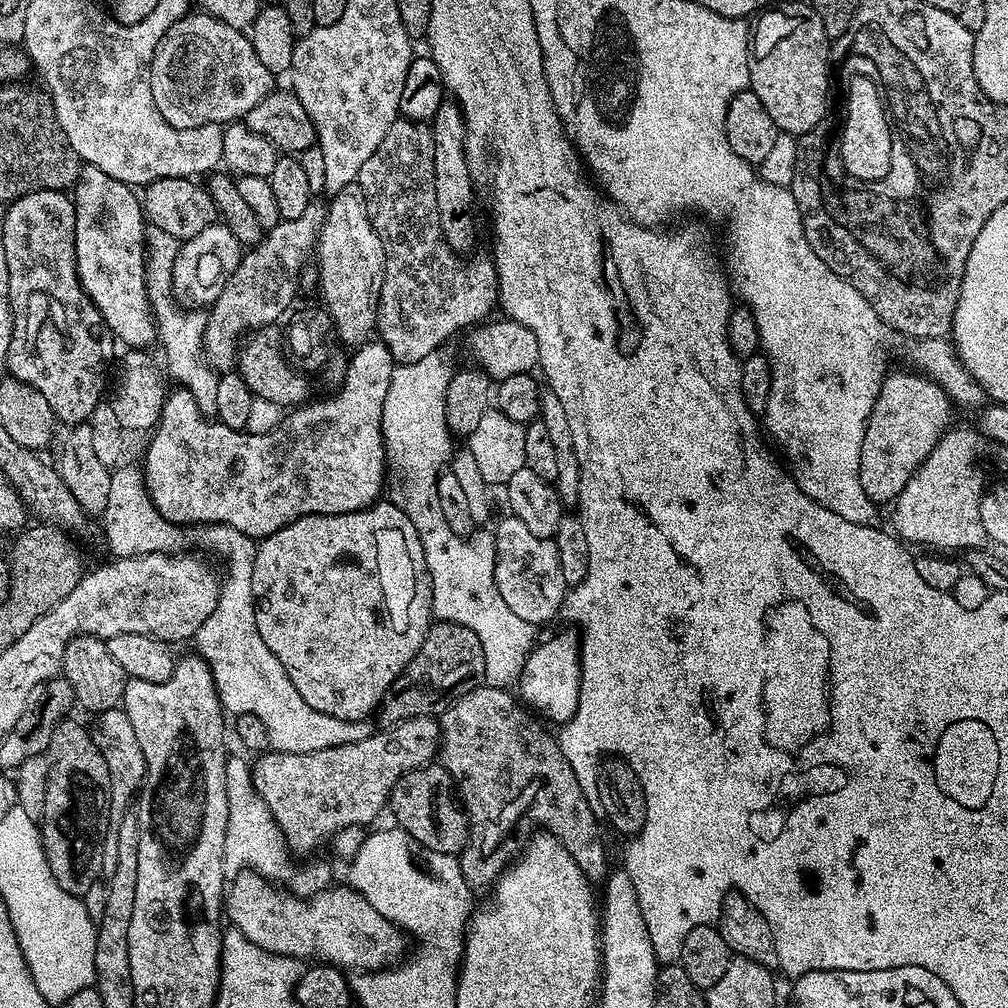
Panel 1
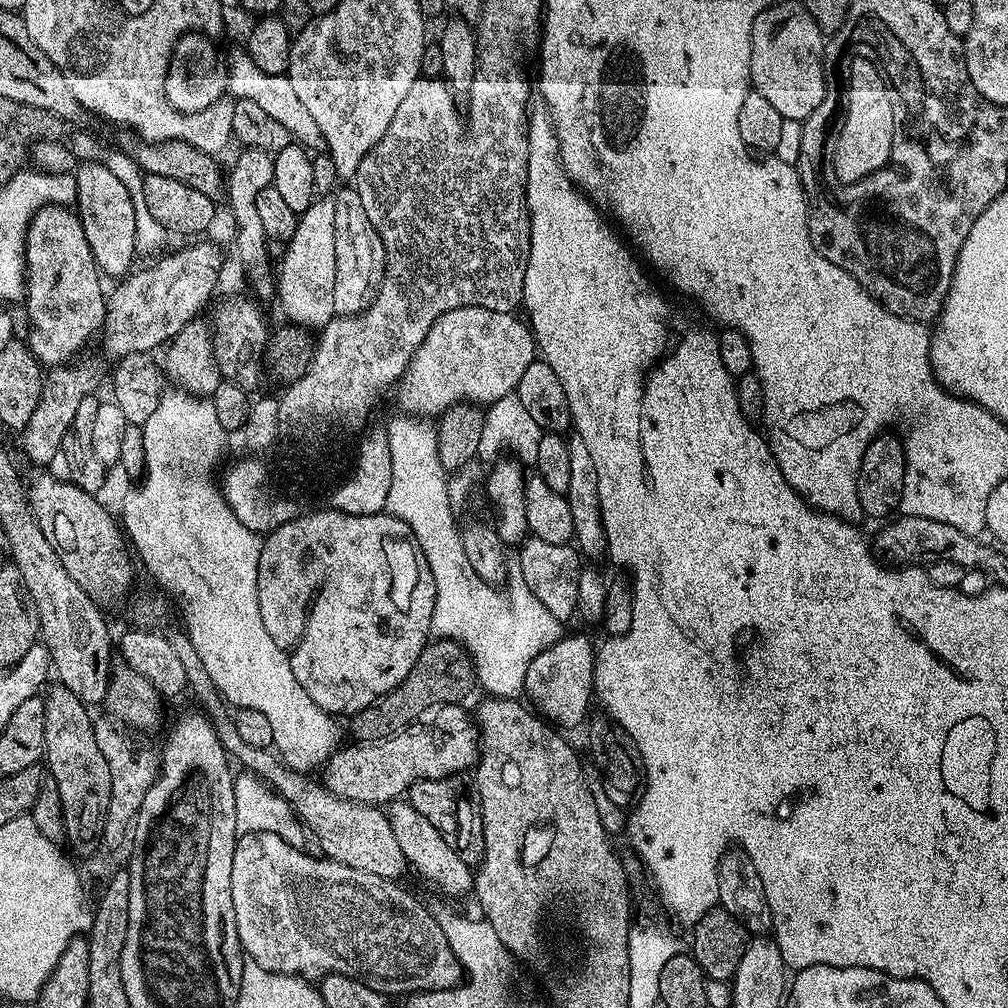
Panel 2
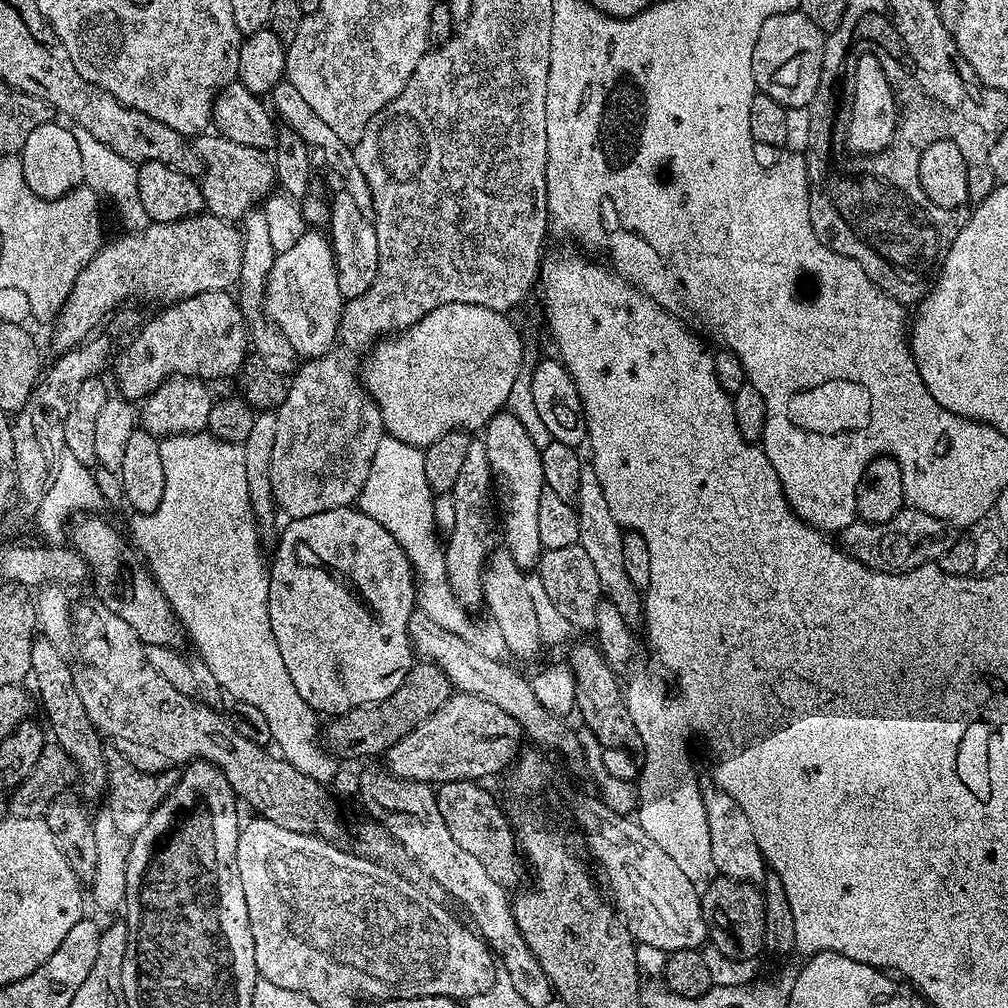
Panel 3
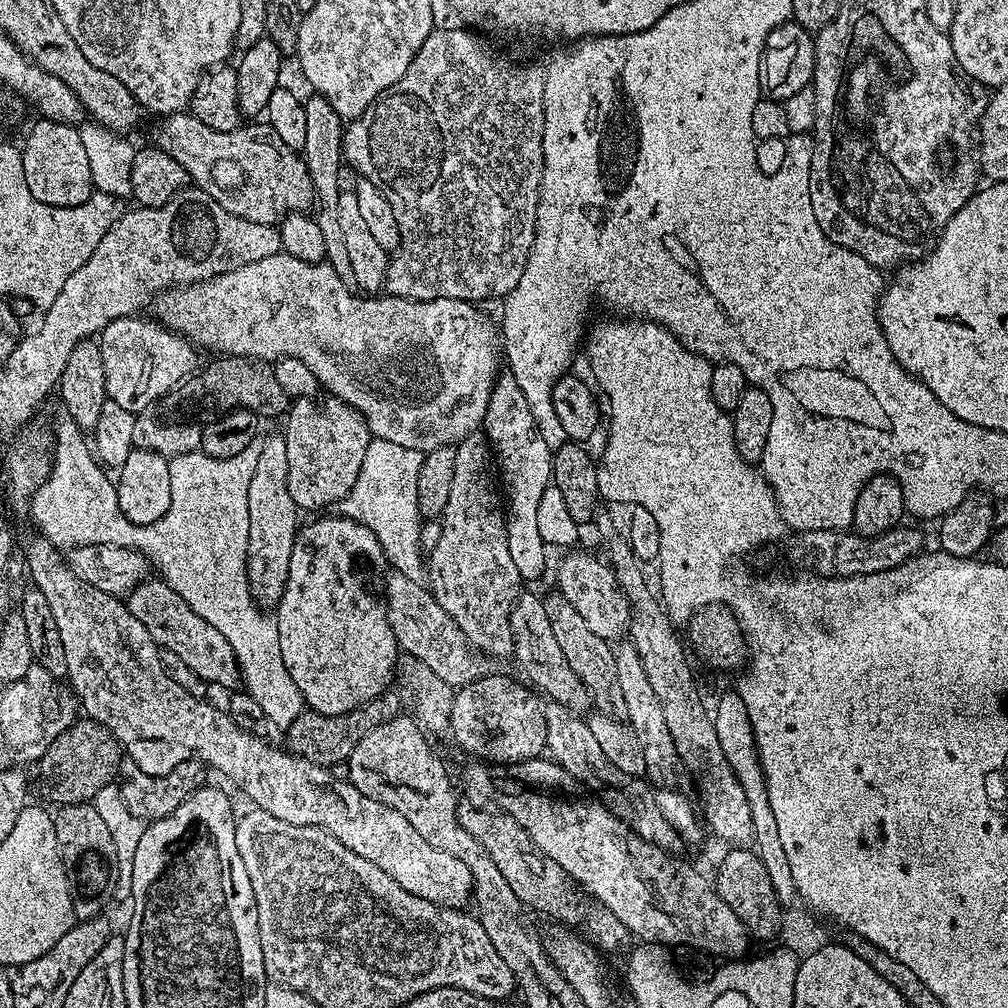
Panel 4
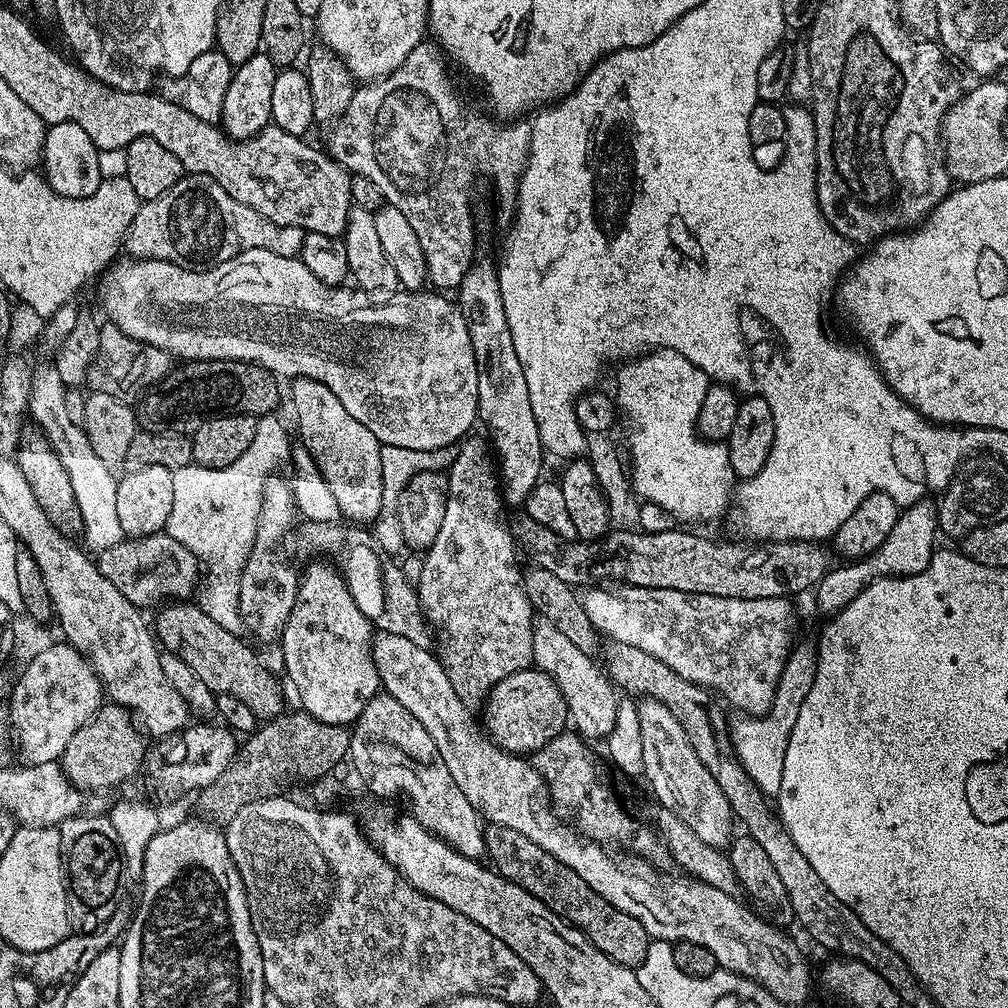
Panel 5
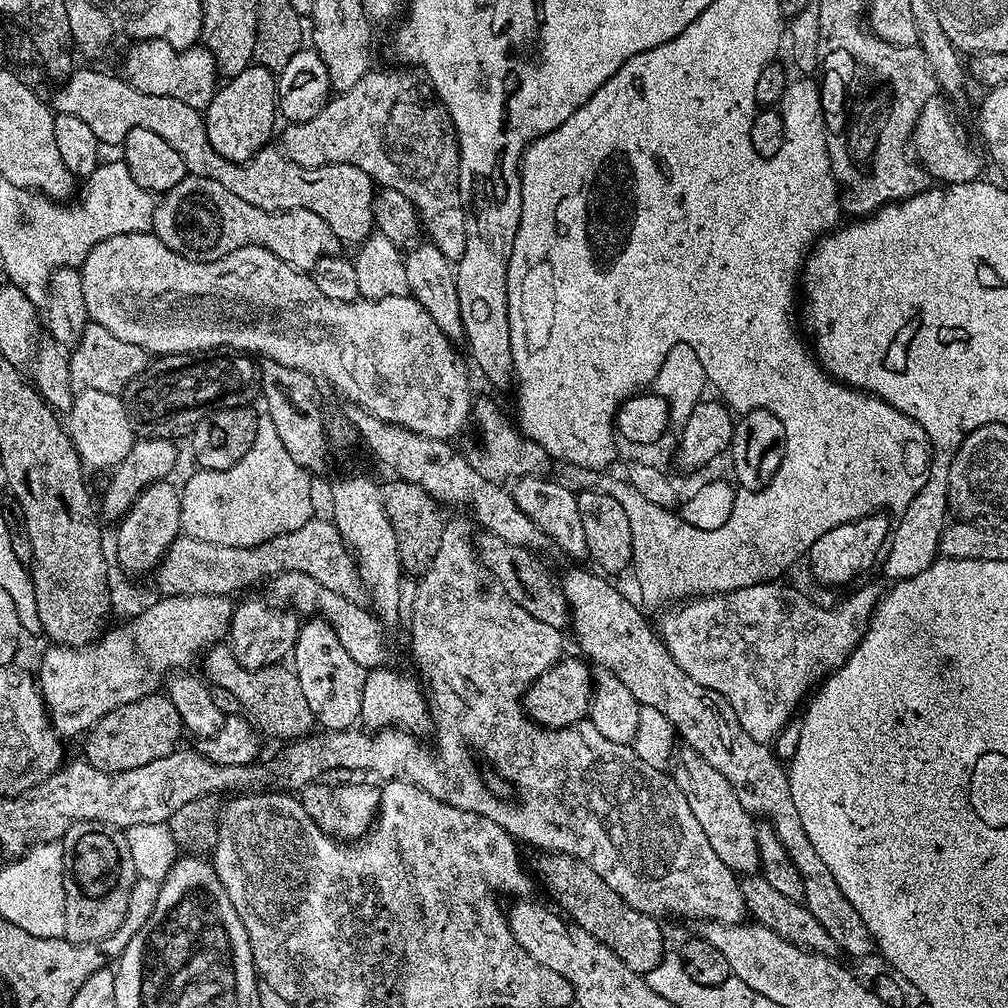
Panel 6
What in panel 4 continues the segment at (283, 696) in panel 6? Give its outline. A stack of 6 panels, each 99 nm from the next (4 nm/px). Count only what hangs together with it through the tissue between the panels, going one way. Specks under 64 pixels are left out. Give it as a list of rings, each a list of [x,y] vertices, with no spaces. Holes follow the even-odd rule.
[[[143,580],[126,597],[126,603],[130,614],[134,614],[134,618],[138,618],[142,626],[146,626],[156,647],[178,654],[178,658],[182,658],[182,662],[186,662],[186,666],[190,666],[190,670],[194,670],[194,674],[198,674],[205,685],[221,684],[227,690],[232,690],[241,683],[240,667],[236,664],[234,650],[226,642],[226,638],[222,638],[222,634],[218,634],[214,626],[198,618],[198,614],[194,614],[194,610],[186,606],[184,599],[165,580]]]

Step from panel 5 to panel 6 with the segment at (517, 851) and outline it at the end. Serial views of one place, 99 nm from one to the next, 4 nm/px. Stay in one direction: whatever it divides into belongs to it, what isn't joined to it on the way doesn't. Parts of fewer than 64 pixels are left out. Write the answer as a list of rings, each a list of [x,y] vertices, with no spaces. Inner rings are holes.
[[[544,852],[536,860],[536,868],[540,871],[540,880],[544,888],[556,899],[555,907],[562,910],[563,915],[575,927],[586,930],[586,934],[602,942],[632,972],[647,974],[662,962],[666,945],[664,936],[660,933],[661,921],[654,916],[634,910],[602,878],[598,878],[598,870],[594,870],[586,862],[576,856],[562,854],[561,852]]]

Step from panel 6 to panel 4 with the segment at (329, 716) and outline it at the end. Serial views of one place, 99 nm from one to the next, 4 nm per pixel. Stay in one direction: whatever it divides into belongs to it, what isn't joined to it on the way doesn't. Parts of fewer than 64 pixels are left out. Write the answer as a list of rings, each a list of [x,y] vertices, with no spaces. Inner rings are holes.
[[[333,514],[326,520],[316,520],[313,524],[306,525],[305,528],[303,525],[297,531],[294,550],[290,550],[290,574],[286,580],[286,590],[282,594],[279,604],[274,609],[274,619],[278,626],[278,646],[282,646],[282,662],[286,666],[286,670],[290,670],[290,678],[294,678],[294,686],[298,686],[305,705],[318,714],[337,716],[338,714],[352,712],[356,708],[363,708],[370,701],[385,695],[393,683],[398,649],[394,638],[394,630],[390,630],[388,610],[377,597],[375,600],[368,593],[367,586],[360,581],[360,576],[356,573],[356,556],[372,556],[374,554],[377,555],[379,552],[380,543],[378,538],[374,538],[374,534],[370,534],[370,530],[366,530],[366,526],[362,526],[353,520],[347,520],[339,514]]]

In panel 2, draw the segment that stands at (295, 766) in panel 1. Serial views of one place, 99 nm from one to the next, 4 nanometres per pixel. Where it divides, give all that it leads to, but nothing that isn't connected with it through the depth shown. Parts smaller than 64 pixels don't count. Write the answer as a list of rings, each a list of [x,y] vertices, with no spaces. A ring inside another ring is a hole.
[[[443,704],[442,706],[430,706],[430,710],[422,710],[413,724],[406,725],[397,736],[391,736],[385,740],[379,740],[377,744],[349,743],[341,747],[328,763],[323,765],[322,784],[342,799],[353,800],[356,803],[388,806],[399,801],[400,796],[409,791],[412,785],[419,780],[437,780],[447,776],[455,777],[456,772],[464,772],[475,769],[476,762],[480,758],[480,729],[477,728],[475,719],[470,715],[469,709],[459,704]]]

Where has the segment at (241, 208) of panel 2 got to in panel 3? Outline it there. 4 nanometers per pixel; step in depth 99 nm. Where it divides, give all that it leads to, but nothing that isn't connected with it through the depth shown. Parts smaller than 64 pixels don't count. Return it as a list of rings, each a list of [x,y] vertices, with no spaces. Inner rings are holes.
[[[253,210],[244,215],[242,235],[244,241],[242,242],[242,270],[238,281],[238,289],[240,288],[238,299],[240,309],[244,311],[248,321],[250,348],[260,363],[270,366],[270,370],[274,370],[279,376],[288,378],[300,367],[302,358],[294,350],[294,346],[290,346],[290,338],[286,338],[286,334],[282,334],[282,330],[277,326],[276,321],[268,315],[264,306],[268,275],[278,254],[270,242],[266,214],[262,210]]]

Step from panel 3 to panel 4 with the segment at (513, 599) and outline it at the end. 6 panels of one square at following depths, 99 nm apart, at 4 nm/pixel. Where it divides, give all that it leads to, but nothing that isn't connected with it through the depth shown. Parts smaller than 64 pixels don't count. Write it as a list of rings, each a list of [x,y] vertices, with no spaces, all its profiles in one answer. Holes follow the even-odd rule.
[[[527,590],[521,591],[512,604],[510,630],[514,660],[520,663],[521,670],[528,675],[527,683],[541,693],[544,691],[548,700],[566,706],[566,710],[577,714],[584,714],[586,710],[588,712],[588,691],[586,686],[582,686],[582,682],[578,682],[578,674],[570,670],[570,662],[566,662],[562,655],[562,650],[554,638],[554,630],[550,630],[550,618],[546,614],[544,600]]]

